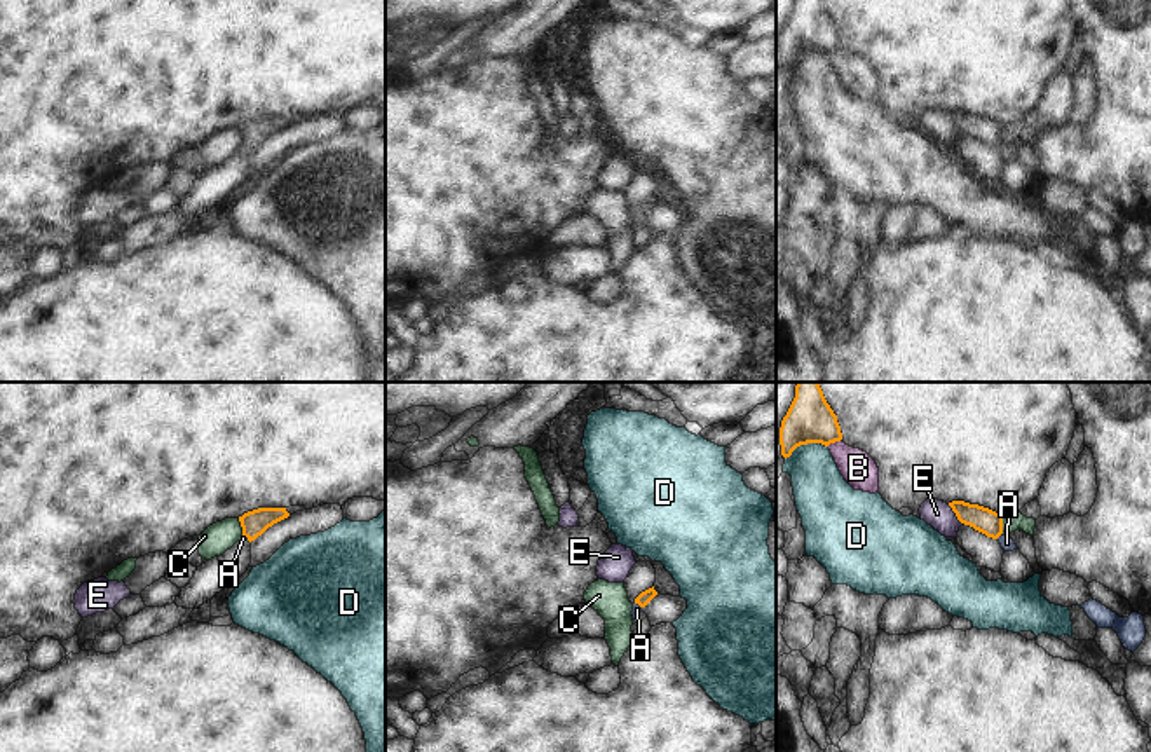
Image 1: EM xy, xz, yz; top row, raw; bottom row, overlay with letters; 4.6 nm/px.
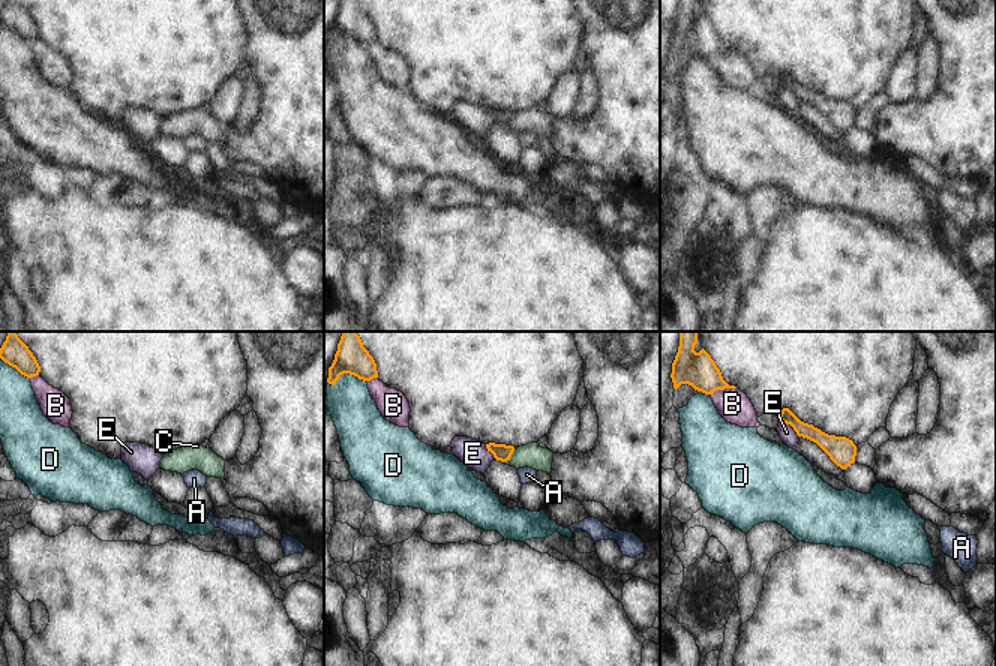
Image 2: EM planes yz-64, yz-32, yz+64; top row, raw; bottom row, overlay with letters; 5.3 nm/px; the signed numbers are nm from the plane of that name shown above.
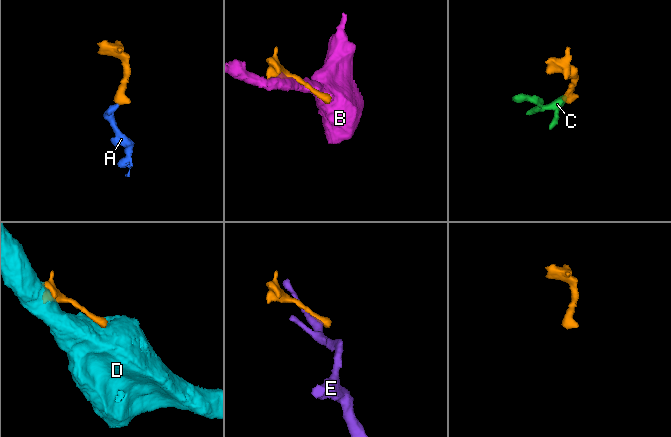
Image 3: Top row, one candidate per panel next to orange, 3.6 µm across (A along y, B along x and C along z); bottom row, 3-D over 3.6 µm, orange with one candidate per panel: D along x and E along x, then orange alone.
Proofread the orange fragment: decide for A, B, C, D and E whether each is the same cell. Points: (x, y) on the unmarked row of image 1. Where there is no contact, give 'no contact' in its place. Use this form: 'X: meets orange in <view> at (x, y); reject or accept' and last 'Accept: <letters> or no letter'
A: meets orange in yz at (998, 145); accept
B: meets orange in yz at (832, 51); reject
C: meets orange in xy at (241, 135); reject
D: meets orange in yz at (806, 53); reject
E: meets orange in yz at (956, 124); reject
Accept: A

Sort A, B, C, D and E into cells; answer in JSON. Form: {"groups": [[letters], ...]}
{"groups": [["A"], ["B"], ["C"], ["D"], ["E"]]}

